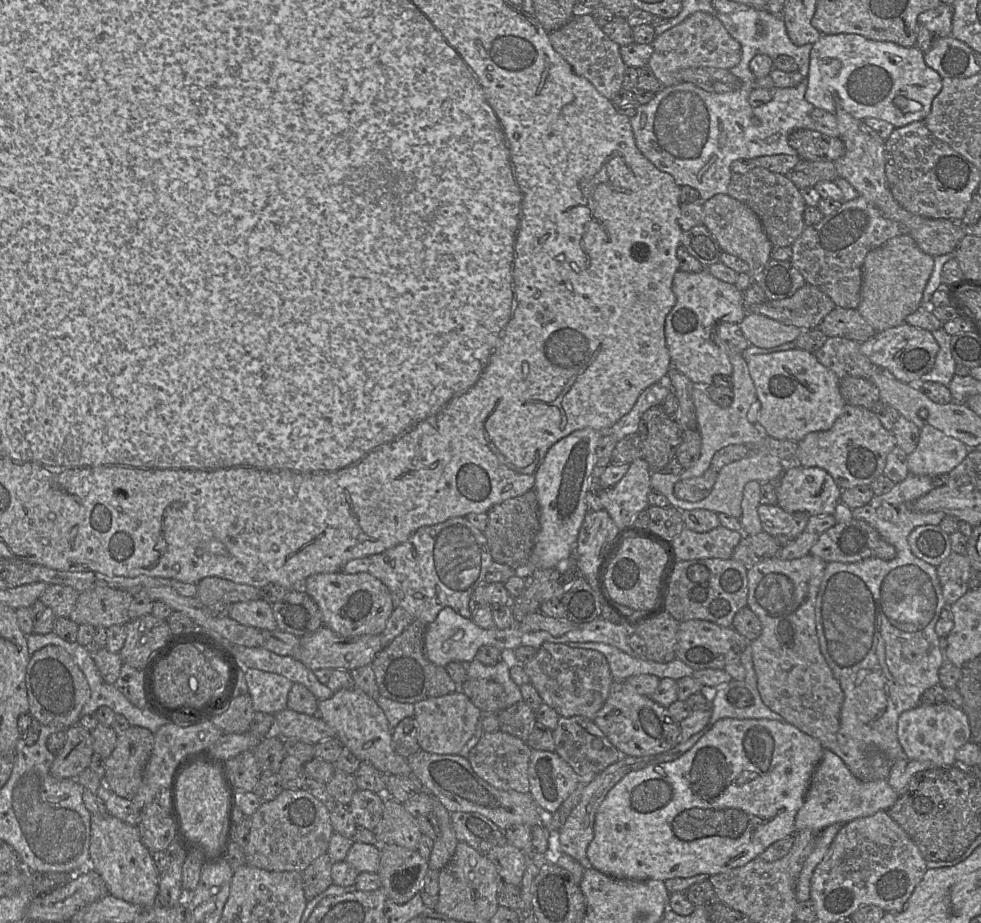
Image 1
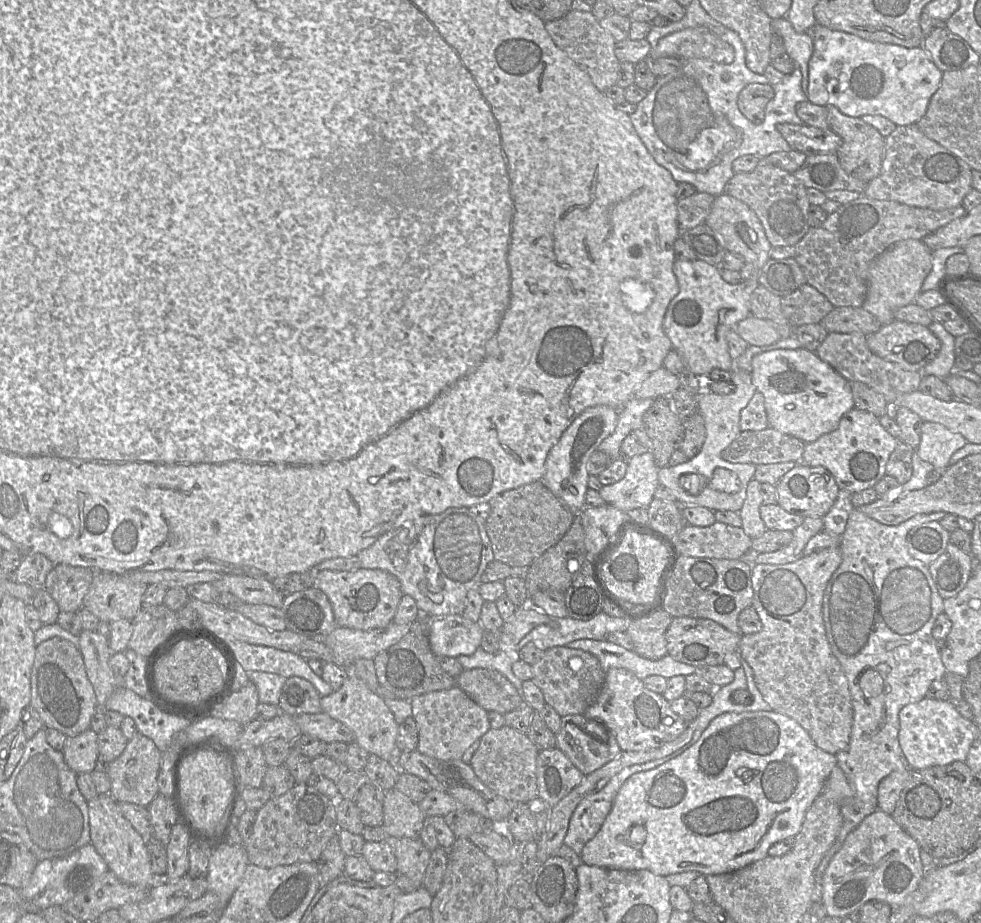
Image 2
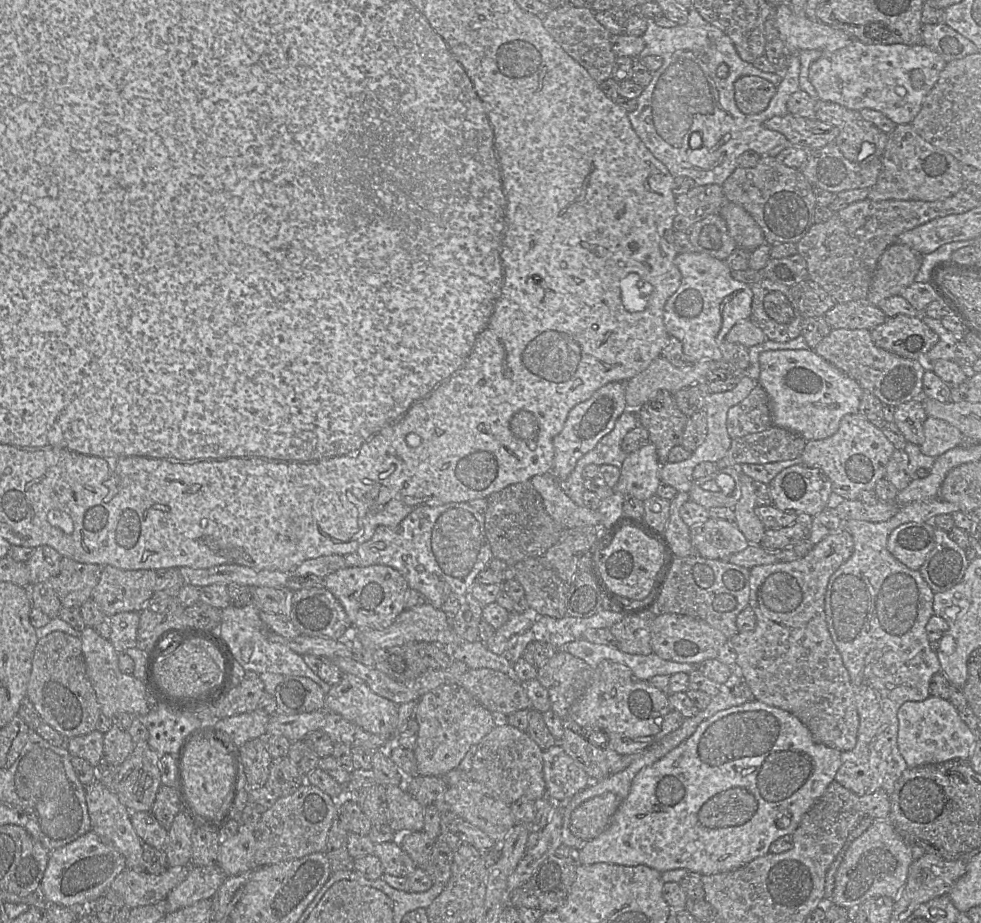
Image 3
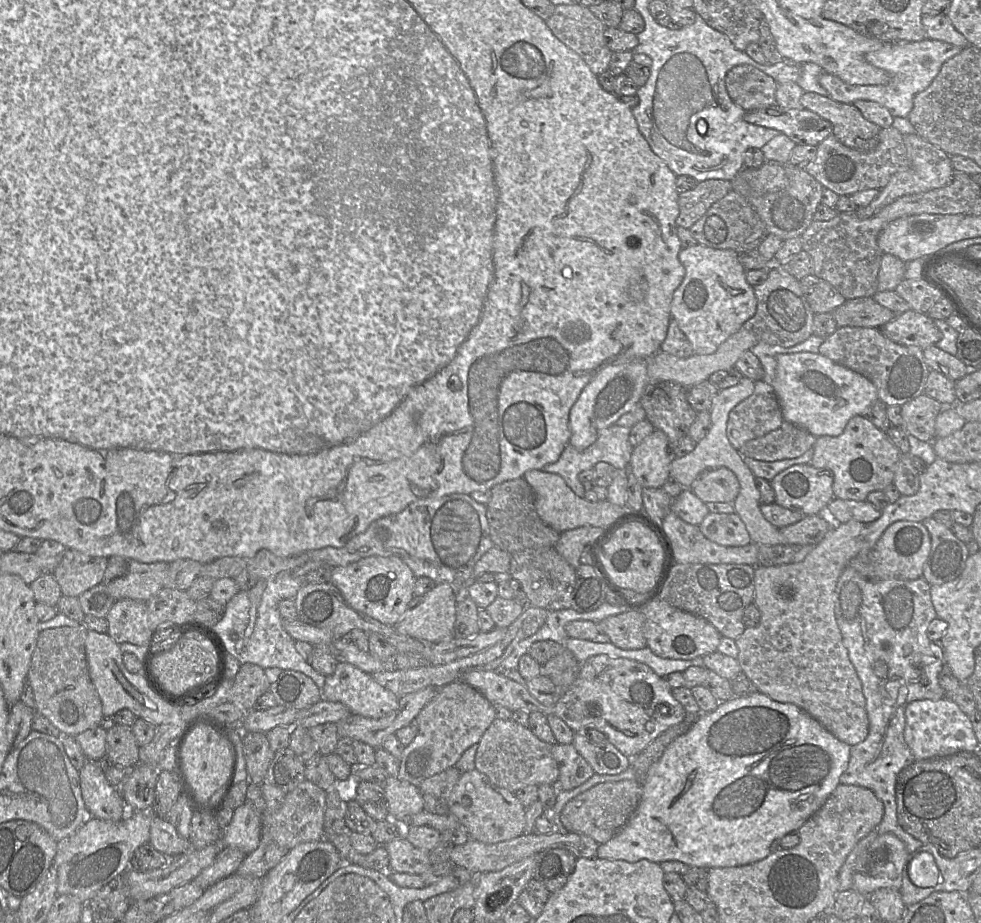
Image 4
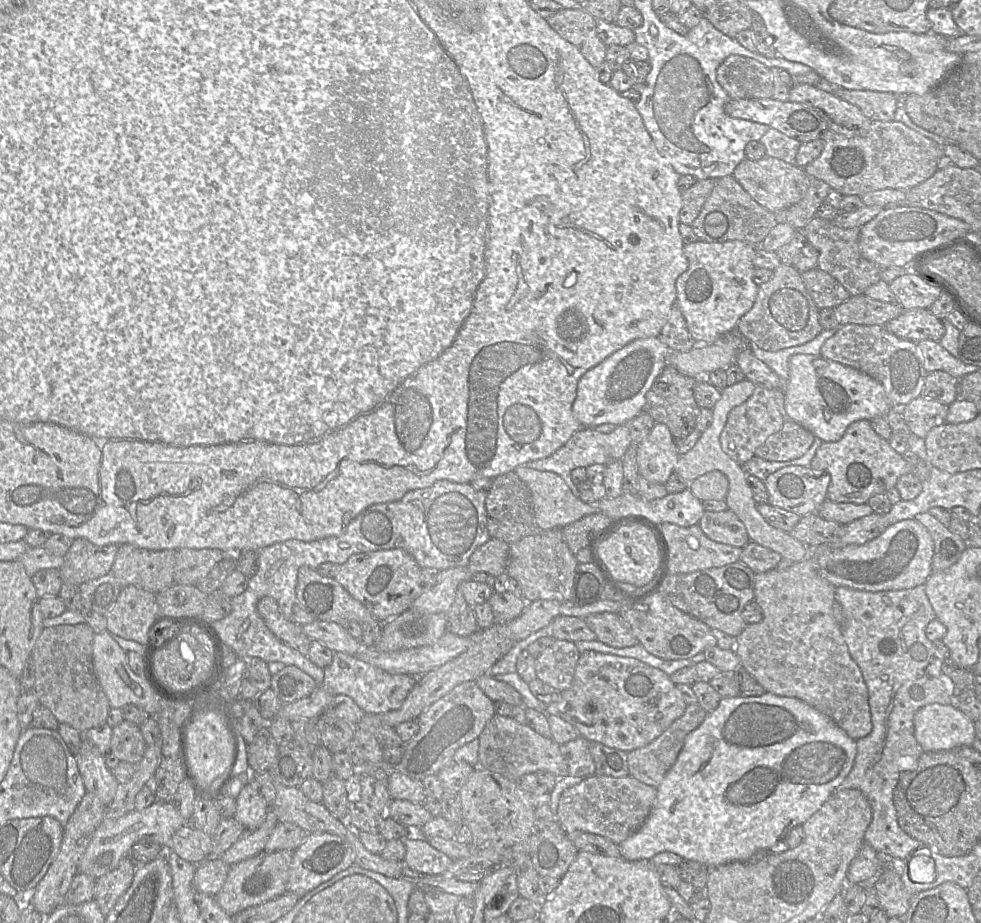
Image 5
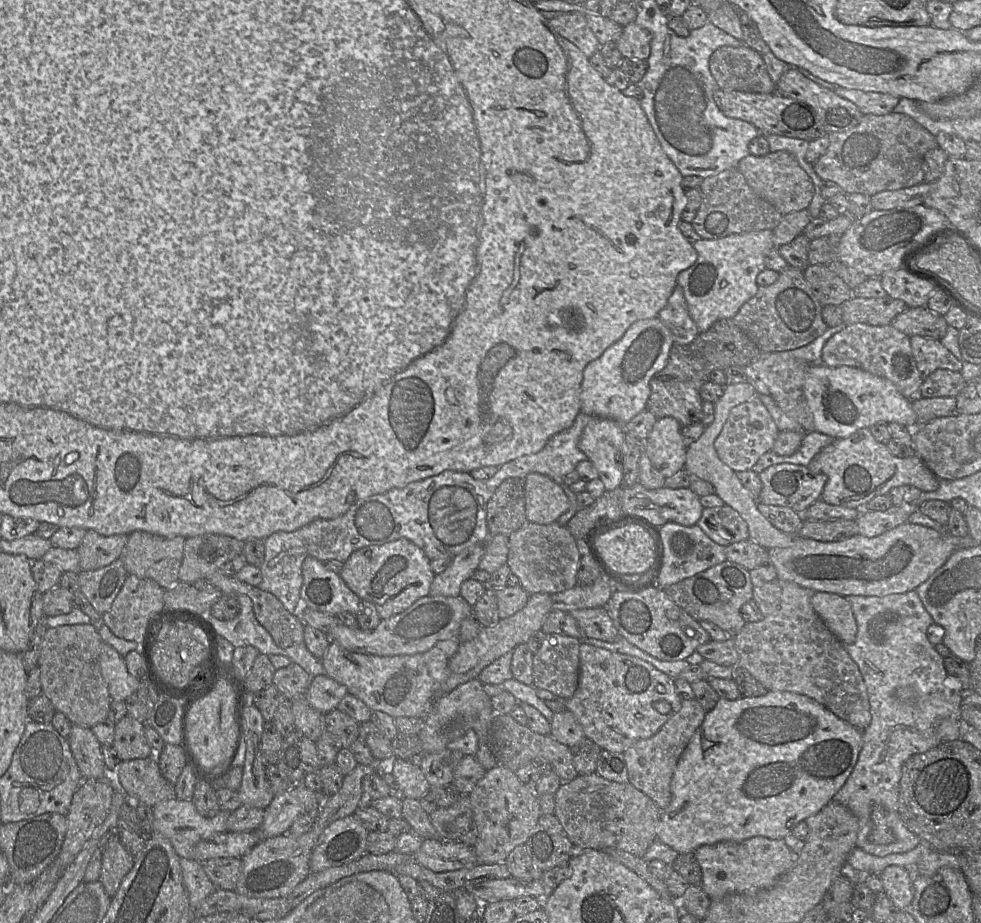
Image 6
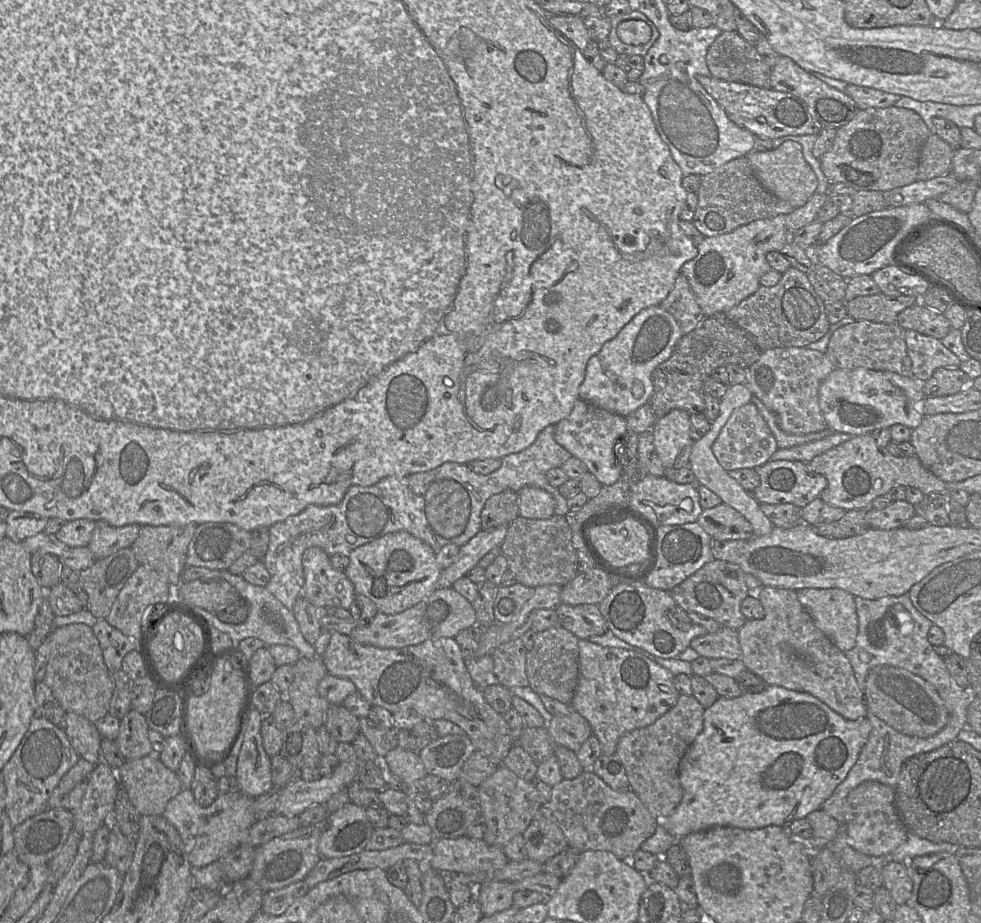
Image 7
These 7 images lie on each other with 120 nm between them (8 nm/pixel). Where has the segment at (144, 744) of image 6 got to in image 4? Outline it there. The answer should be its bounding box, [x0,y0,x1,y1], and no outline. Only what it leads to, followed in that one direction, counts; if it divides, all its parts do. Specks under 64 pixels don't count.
[106,724,140,770]

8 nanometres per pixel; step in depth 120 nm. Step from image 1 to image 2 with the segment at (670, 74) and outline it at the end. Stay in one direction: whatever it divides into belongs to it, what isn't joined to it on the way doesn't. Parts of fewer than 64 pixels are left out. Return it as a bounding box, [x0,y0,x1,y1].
[652,27,734,64]

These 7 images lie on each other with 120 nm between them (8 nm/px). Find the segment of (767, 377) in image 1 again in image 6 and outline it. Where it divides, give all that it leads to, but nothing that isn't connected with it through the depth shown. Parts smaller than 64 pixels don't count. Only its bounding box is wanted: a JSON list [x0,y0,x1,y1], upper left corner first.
[804,364,917,440]

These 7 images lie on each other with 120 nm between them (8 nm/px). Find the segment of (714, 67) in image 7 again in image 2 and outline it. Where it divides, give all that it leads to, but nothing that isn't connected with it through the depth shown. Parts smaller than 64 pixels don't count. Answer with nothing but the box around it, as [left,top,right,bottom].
[738,83,774,124]

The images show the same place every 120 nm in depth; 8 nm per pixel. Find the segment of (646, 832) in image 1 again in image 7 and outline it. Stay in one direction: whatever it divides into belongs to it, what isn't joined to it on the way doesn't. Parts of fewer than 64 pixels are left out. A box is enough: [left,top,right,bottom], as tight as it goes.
[662,686,871,841]

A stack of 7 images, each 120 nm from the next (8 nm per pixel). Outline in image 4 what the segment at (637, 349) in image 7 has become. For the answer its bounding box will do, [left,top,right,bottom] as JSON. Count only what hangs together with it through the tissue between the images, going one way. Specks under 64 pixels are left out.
[569,359,648,450]

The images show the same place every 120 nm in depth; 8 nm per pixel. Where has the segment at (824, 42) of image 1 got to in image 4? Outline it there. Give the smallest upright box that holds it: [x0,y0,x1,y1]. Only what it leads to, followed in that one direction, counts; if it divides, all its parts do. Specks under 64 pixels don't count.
[819,38,963,118]

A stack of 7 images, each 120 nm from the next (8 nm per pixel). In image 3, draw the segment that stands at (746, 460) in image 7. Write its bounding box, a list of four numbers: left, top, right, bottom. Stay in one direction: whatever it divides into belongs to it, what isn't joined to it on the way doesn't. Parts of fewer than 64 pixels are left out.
[727,384,772,440]

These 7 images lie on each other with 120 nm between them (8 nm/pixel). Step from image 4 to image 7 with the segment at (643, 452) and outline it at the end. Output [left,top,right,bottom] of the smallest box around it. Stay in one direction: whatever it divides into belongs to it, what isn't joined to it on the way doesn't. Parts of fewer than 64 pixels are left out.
[651,409,694,468]

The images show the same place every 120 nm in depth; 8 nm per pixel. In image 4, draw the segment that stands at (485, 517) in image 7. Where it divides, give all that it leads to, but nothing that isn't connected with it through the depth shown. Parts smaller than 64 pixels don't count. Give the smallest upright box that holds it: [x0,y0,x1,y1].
[486,477,560,554]

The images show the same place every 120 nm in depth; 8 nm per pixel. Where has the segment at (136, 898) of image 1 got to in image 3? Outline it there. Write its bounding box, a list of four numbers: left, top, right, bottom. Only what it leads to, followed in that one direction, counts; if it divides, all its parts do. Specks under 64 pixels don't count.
[85,780,143,869]

